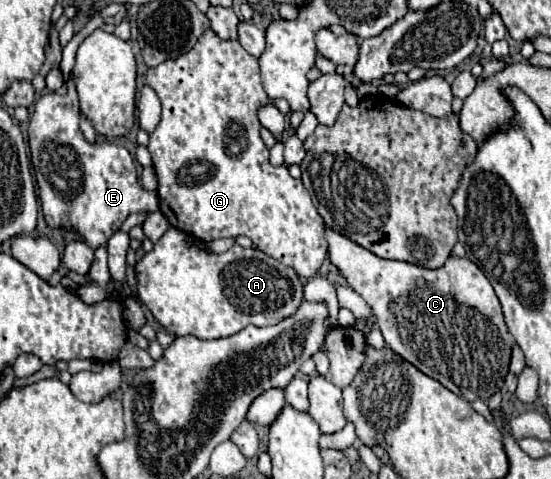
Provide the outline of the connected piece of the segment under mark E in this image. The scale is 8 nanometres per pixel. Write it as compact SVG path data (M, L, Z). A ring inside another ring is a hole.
M71 78L67 92L51 92L41 96L35 102L33 114L29 118L29 146L31 146L31 160L33 170L39 186L39 200L45 214L45 220L49 226L73 226L77 228L85 242L95 246L105 246L107 240L121 228L121 224L127 220L131 212L155 212L159 210L159 198L157 192L145 190L139 186L137 180L137 168L133 164L131 154L113 142L105 144L89 144L83 138L83 132L79 130L79 98L75 90L75 80Z

